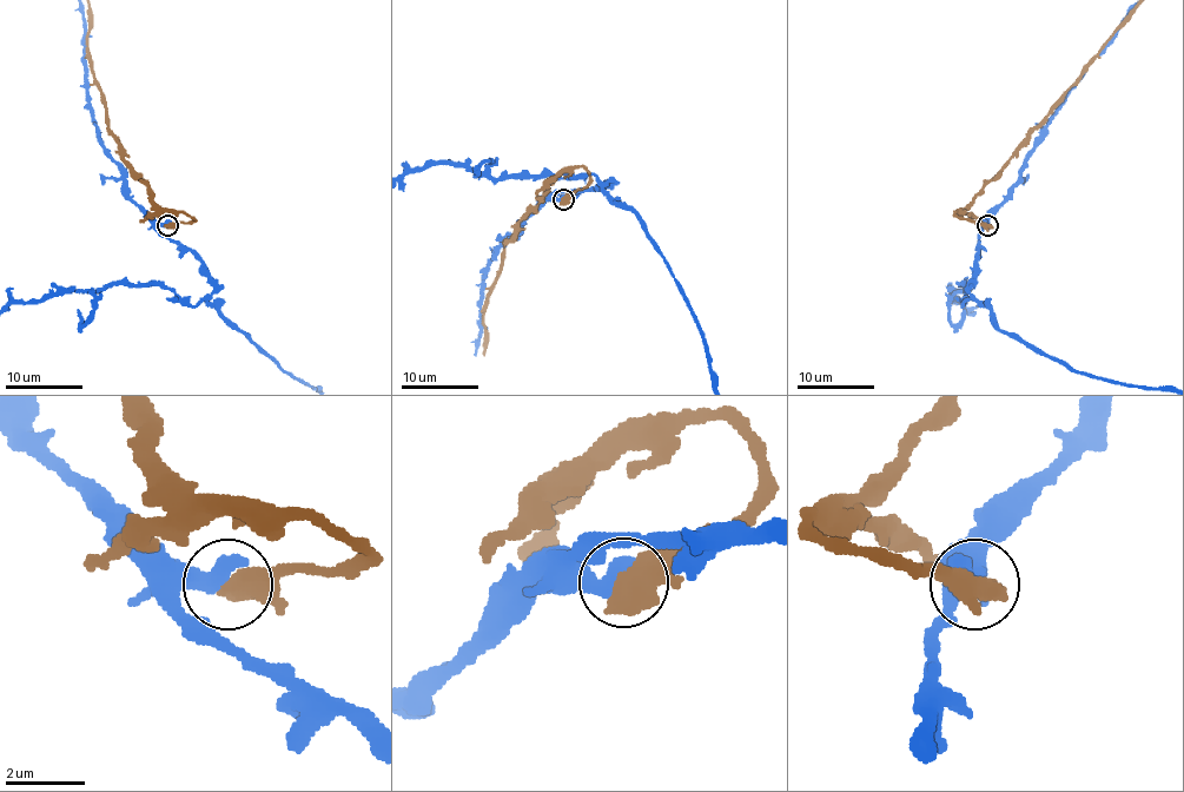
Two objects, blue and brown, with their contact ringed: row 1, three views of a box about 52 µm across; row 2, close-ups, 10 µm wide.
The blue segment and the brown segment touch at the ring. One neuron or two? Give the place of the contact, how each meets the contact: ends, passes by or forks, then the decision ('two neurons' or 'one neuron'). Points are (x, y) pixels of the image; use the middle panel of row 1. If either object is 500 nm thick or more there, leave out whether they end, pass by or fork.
place (563, 199); two neurons

